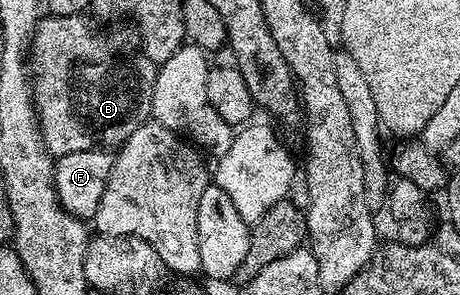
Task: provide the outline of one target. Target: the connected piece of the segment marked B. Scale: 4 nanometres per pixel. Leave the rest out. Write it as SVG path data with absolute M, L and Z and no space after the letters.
M39 17L30 40L32 55L32 85L38 111L38 124L42 131L42 144L55 159L68 152L84 152L99 148L117 148L151 117L152 92L156 84L158 66L148 60L145 49L139 48L140 38L129 30L129 25L114 24L111 30L98 30L89 17Z

